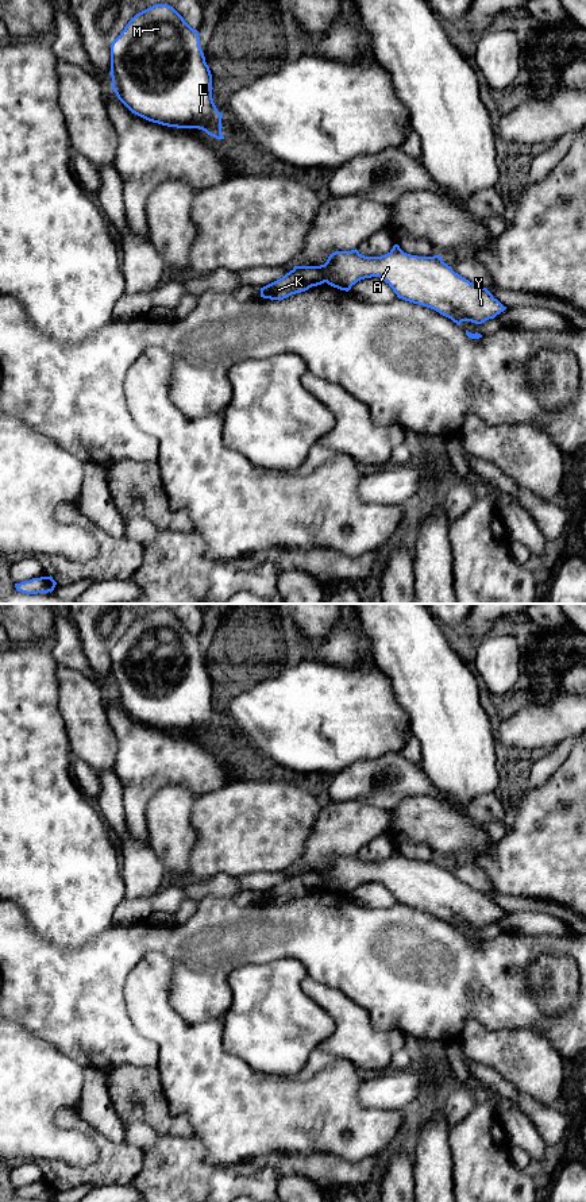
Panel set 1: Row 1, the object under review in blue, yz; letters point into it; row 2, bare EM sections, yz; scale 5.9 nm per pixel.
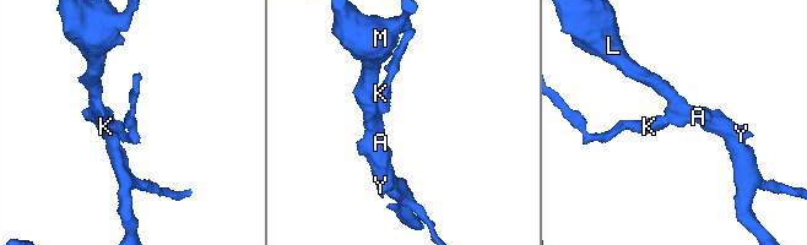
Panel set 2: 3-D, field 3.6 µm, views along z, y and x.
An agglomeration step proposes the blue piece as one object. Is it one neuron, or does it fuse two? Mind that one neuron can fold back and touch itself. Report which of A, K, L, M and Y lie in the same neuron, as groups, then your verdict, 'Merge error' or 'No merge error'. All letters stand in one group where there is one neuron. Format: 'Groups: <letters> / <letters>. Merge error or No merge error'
Groups: A L M Y / K. Merge error

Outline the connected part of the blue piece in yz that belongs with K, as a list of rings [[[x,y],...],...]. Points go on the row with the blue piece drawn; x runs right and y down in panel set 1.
[[[294,266],[282,278],[261,288],[261,297],[284,300],[324,282],[324,277],[317,266]]]

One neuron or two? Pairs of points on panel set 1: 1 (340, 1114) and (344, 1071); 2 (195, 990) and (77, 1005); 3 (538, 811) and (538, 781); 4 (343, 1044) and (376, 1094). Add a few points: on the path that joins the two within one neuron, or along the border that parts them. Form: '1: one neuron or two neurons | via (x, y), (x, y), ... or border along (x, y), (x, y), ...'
1: one neuron | via (340, 1104), (340, 1082)
2: one neuron | via (180, 956), (168, 944), (138, 944), (111, 971)
3: two neurons | border along (561, 765), (540, 786), (528, 790)
4: two neurons | border along (389, 1068), (369, 1077)

